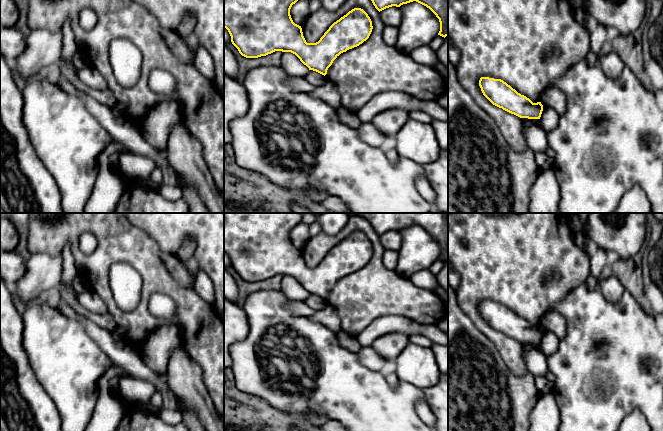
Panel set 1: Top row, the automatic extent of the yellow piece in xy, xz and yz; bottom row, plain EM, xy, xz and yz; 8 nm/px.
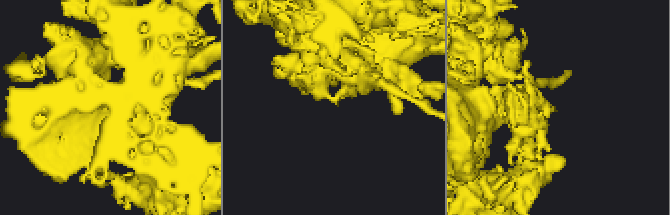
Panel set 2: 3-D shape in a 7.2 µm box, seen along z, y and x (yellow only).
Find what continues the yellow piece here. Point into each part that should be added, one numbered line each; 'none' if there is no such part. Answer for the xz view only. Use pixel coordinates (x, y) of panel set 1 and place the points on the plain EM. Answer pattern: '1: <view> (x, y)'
none

